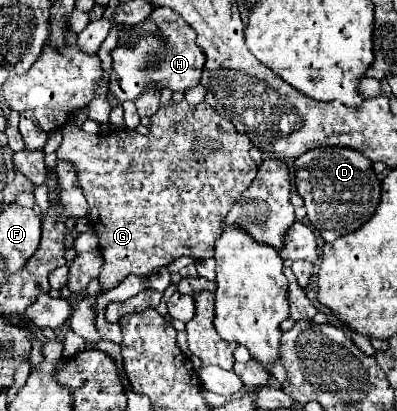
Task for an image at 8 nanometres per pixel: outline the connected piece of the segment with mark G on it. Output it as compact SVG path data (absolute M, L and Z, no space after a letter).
M185 99L181 103L169 101L159 106L151 120L162 121L163 127L151 123L149 135L139 135L125 127L105 135L89 135L71 121L61 127L63 141L57 147L57 159L71 163L77 171L79 185L89 203L89 221L99 237L99 249L103 255L103 267L97 277L101 289L95 295L85 295L73 307L69 319L71 329L87 343L91 343L93 349L97 349L95 345L101 341L95 329L97 297L115 289L129 275L149 279L153 271L169 265L179 257L213 257L213 241L223 231L223 217L229 213L237 197L253 183L257 173L257 165L249 155L249 137L239 133L231 121L219 117L217 111L207 103L189 105Z

